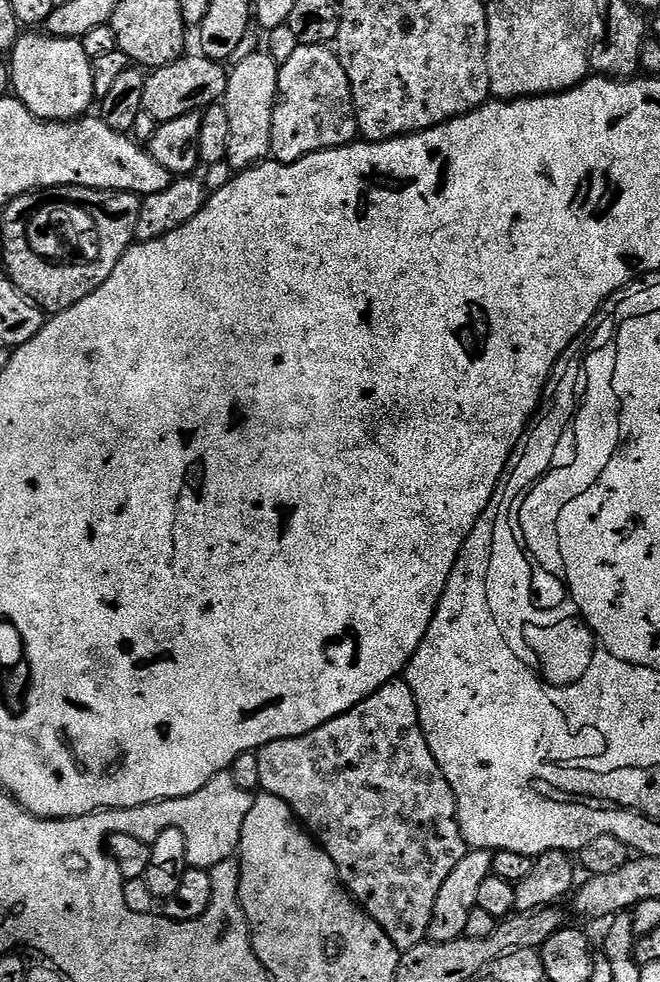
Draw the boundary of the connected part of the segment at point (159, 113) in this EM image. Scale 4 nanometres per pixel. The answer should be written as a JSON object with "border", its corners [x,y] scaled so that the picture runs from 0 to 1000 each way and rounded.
{"border":[[[280,55],[271,61],[235,70],[224,77],[218,108],[223,117],[230,117],[236,124],[276,120],[289,114],[308,115],[344,99],[347,70],[317,57],[295,56]]]}

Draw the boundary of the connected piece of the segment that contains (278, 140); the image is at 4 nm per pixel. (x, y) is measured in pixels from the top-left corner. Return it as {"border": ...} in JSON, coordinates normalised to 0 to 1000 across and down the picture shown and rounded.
{"border":[[[455,45],[432,60],[424,69],[424,101],[418,104],[418,132],[412,136],[412,159],[426,167],[444,167],[458,161],[464,161],[477,155],[486,155],[495,151],[517,151],[520,147],[535,146],[545,133],[545,125],[539,122],[539,107],[533,102],[533,78],[529,70],[515,62],[515,57],[508,53],[508,48],[495,45]]]}

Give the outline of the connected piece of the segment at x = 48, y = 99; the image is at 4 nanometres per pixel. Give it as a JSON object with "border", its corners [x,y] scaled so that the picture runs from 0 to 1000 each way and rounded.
{"border":[[[32,36],[30,42],[15,54],[15,86],[30,103],[61,122],[95,122],[98,124],[120,122],[138,111],[133,109],[148,101],[145,69],[139,58],[133,57],[121,41],[108,41],[92,37]]]}

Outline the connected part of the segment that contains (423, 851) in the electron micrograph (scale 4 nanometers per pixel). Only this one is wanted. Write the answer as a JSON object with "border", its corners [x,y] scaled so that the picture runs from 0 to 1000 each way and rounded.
{"border":[[[617,691],[592,692],[589,697],[579,698],[568,707],[532,721],[524,727],[482,739],[482,743],[470,743],[462,749],[452,752],[409,756],[402,762],[392,763],[391,769],[395,774],[394,802],[408,811],[432,815],[447,825],[450,832],[468,844],[476,845],[483,858],[491,860],[503,877],[515,884],[521,903],[539,913],[552,928],[580,943],[602,966],[617,967],[644,960],[648,945],[655,941],[658,919],[670,902],[694,882],[694,878],[700,878],[700,874],[712,866],[712,860],[702,843],[697,842],[697,819],[691,815],[691,807],[685,803],[685,797],[673,787],[661,767],[648,759],[648,748],[642,746],[642,739],[636,736],[636,716],[630,713],[627,703],[618,698]]]}

